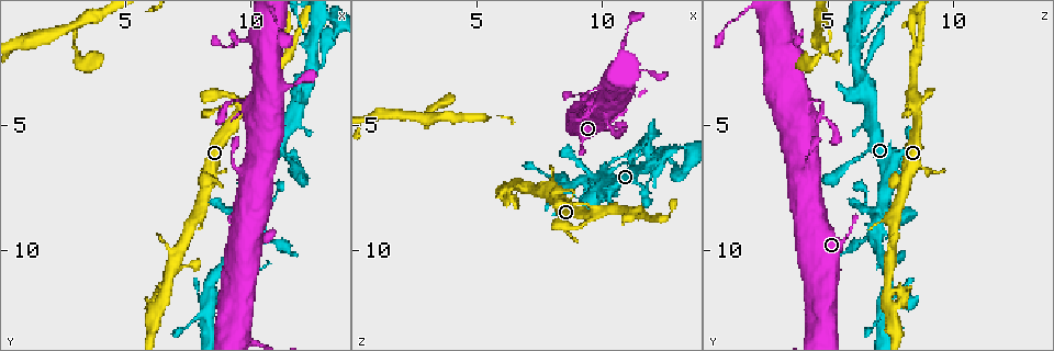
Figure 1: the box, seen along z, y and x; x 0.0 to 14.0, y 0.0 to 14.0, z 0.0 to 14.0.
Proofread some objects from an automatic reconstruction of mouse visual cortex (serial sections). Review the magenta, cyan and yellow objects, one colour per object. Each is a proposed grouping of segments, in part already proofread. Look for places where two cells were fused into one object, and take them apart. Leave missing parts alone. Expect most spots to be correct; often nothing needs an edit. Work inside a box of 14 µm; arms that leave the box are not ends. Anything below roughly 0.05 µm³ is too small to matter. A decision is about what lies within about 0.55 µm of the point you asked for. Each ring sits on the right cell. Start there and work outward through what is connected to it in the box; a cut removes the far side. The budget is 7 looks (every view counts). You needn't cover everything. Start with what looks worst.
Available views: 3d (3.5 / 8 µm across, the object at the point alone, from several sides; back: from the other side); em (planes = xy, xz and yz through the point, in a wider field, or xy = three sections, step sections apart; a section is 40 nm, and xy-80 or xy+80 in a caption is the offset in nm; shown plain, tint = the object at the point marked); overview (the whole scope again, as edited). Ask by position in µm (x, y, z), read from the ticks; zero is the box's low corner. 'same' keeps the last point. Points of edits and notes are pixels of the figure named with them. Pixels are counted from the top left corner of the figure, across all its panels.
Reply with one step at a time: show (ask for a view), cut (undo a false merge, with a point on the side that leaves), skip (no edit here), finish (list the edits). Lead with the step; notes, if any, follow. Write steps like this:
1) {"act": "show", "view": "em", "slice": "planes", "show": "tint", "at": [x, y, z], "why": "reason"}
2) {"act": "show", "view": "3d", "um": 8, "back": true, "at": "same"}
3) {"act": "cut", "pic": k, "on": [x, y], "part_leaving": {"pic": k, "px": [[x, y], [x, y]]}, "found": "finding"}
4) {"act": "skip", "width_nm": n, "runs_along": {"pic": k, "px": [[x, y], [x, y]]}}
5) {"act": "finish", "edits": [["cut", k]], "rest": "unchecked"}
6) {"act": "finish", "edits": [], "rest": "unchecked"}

{"act": "show", "view": "3d", "um": 3.5, "at": [9.5, 1.7, 3.7], "why": "calibre changes"}

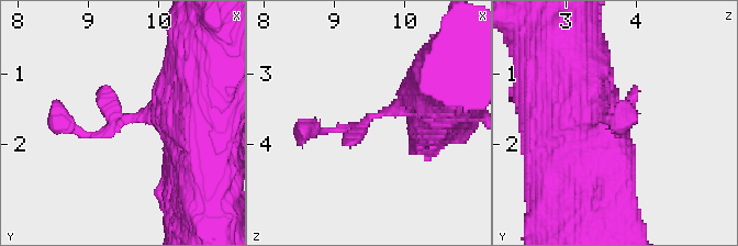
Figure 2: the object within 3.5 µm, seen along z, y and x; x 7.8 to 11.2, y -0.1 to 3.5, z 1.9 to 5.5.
{"act": "show", "view": "em", "slice": "planes", "show": "tint", "at": [9.45, 1.75, 3.70]}

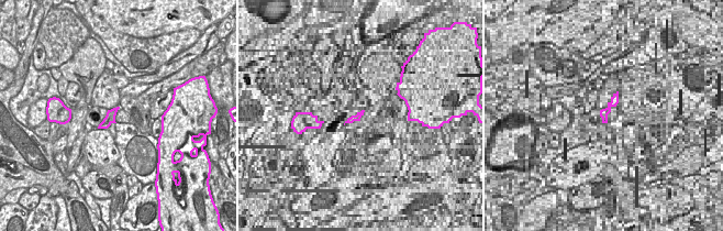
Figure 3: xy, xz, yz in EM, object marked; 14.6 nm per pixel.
{"act": "show", "view": "em", "slice": "xy", "step": 1, "show": "tint", "at": "same", "why": "cut it another way"}

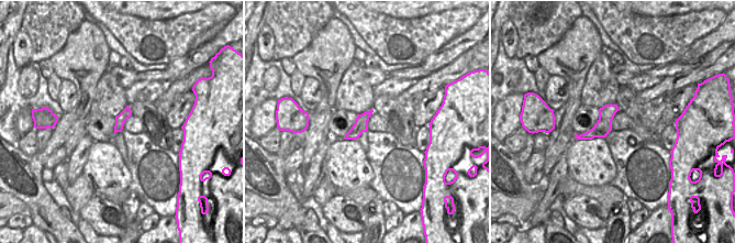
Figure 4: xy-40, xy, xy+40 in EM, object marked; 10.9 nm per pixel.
{"act": "skip", "runs_along": {"pic": 4, "px": [[614, 107], [592, 133], [582, 136]]}, "found": "all the same cell"}

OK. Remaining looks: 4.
{"act": "show", "view": "3d", "um": 8, "at": [11.6, 2.1, 8.5], "why": "two arms at a narrow angle"}

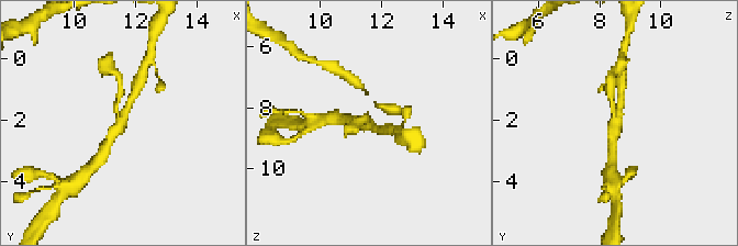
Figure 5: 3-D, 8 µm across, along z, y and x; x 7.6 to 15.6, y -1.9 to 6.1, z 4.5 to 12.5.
{"act": "show", "view": "em", "slice": "xy", "step": 1, "show": "tint", "at": [11.6, 2.0, 8.5]}

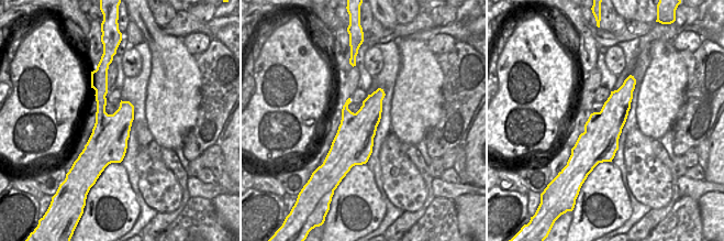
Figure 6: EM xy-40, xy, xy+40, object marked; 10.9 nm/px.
{"act": "skip", "width_nm": 420, "runs_along": {"pic": 5, "px": [[104, 148], [120, 126], [134, 94]]}, "found": "one cell here"}

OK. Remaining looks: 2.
{"act": "show", "view": "3d", "um": 3.5, "at": [10.2, 4.8, 5.0], "why": "narrows sharply"}

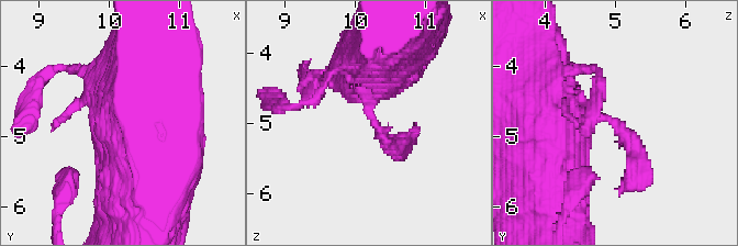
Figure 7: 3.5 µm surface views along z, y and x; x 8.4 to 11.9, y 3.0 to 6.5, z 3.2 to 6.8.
{"act": "show", "view": "em", "slice": "xy", "step": 3, "show": "tint", "at": [10.25, 4.80, 5.00], "why": "need the tissue"}

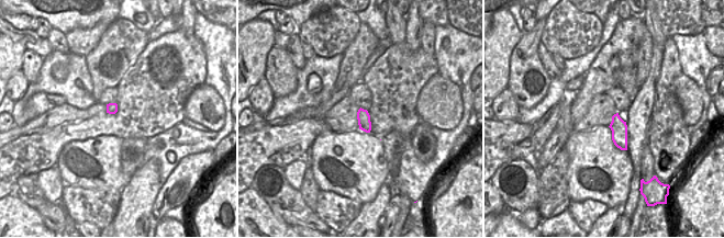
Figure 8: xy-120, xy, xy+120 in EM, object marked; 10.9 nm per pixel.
{"act": "skip", "width_nm": 140, "runs_along": {"pic": 7, "px": [[551, 144], [607, 118], [636, 152], [633, 178]]}, "found": "continuous, no second cell"}

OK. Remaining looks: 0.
{"act": "finish", "edits": [], "rest": "unchecked"}

